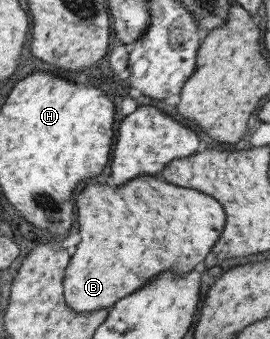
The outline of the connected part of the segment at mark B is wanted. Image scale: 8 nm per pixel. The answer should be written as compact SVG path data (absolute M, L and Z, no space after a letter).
M138 175L118 185L118 189L110 189L106 184L89 184L76 195L75 201L80 243L68 260L62 278L64 304L75 313L108 310L114 301L130 295L160 271L172 269L176 273L186 273L194 269L194 265L208 255L210 245L219 238L225 219L217 201L192 189L160 183L154 175Z

